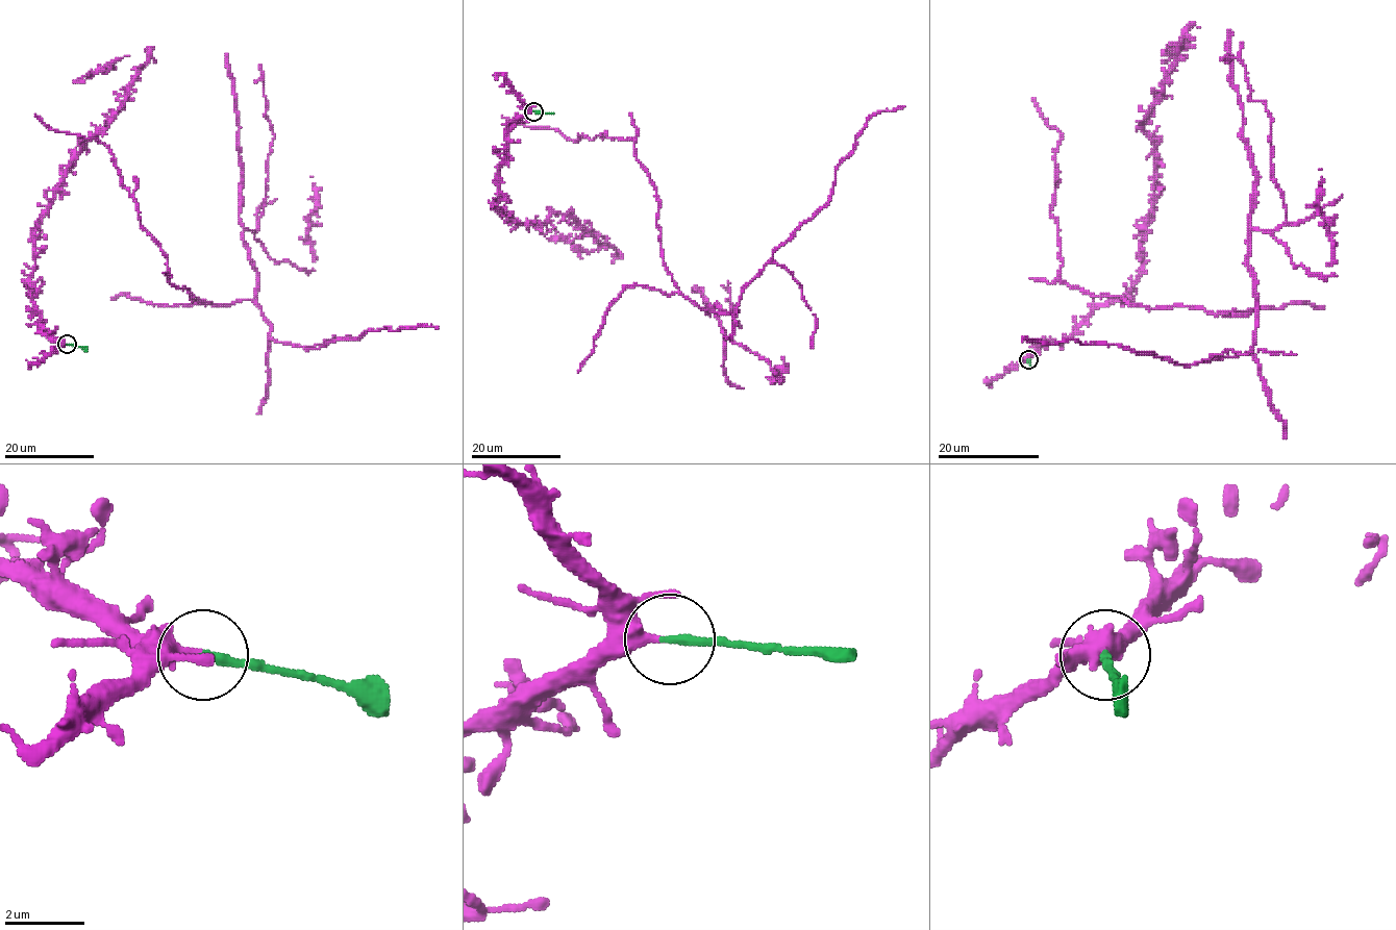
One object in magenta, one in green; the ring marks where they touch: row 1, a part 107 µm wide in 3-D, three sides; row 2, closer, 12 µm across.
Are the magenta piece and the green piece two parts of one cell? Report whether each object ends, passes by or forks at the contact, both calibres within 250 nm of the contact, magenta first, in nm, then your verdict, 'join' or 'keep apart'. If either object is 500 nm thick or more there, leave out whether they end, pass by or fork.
magenta ends; green ends; calibres 360 and 240 nm; keep apart

